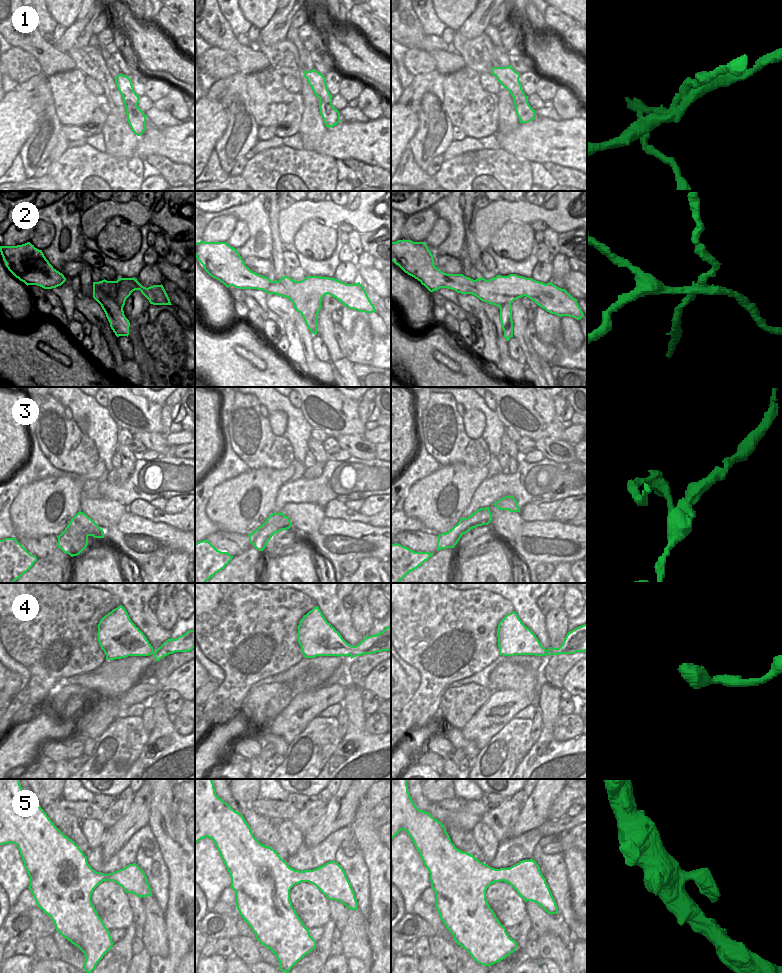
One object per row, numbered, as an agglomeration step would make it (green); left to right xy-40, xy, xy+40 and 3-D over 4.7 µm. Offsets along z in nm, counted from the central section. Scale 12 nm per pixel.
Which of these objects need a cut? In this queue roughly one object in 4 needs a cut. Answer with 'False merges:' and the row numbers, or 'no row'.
False merges: 1, 2, 3

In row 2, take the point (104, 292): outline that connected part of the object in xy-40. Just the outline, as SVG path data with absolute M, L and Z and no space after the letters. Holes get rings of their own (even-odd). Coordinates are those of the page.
M104 279L99 282L93 282L93 298L101 305L104 312L120 309L116 303L119 285L120 279L117 281Z

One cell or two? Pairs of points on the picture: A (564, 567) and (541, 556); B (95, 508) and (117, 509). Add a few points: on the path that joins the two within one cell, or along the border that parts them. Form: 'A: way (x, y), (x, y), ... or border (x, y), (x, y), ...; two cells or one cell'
A: border (570, 564), (560, 562), (556, 566); two cells
B: way (100, 509), (112, 509); one cell

